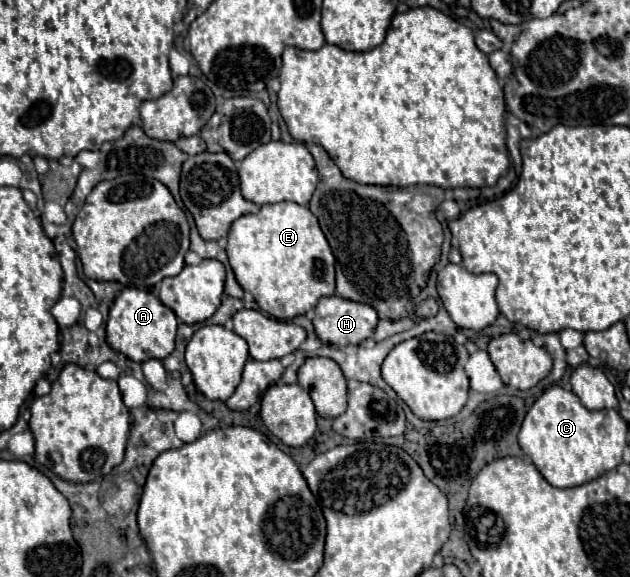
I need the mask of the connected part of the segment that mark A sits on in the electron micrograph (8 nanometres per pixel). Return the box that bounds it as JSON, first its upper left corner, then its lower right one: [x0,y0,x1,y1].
[106,287,176,363]

